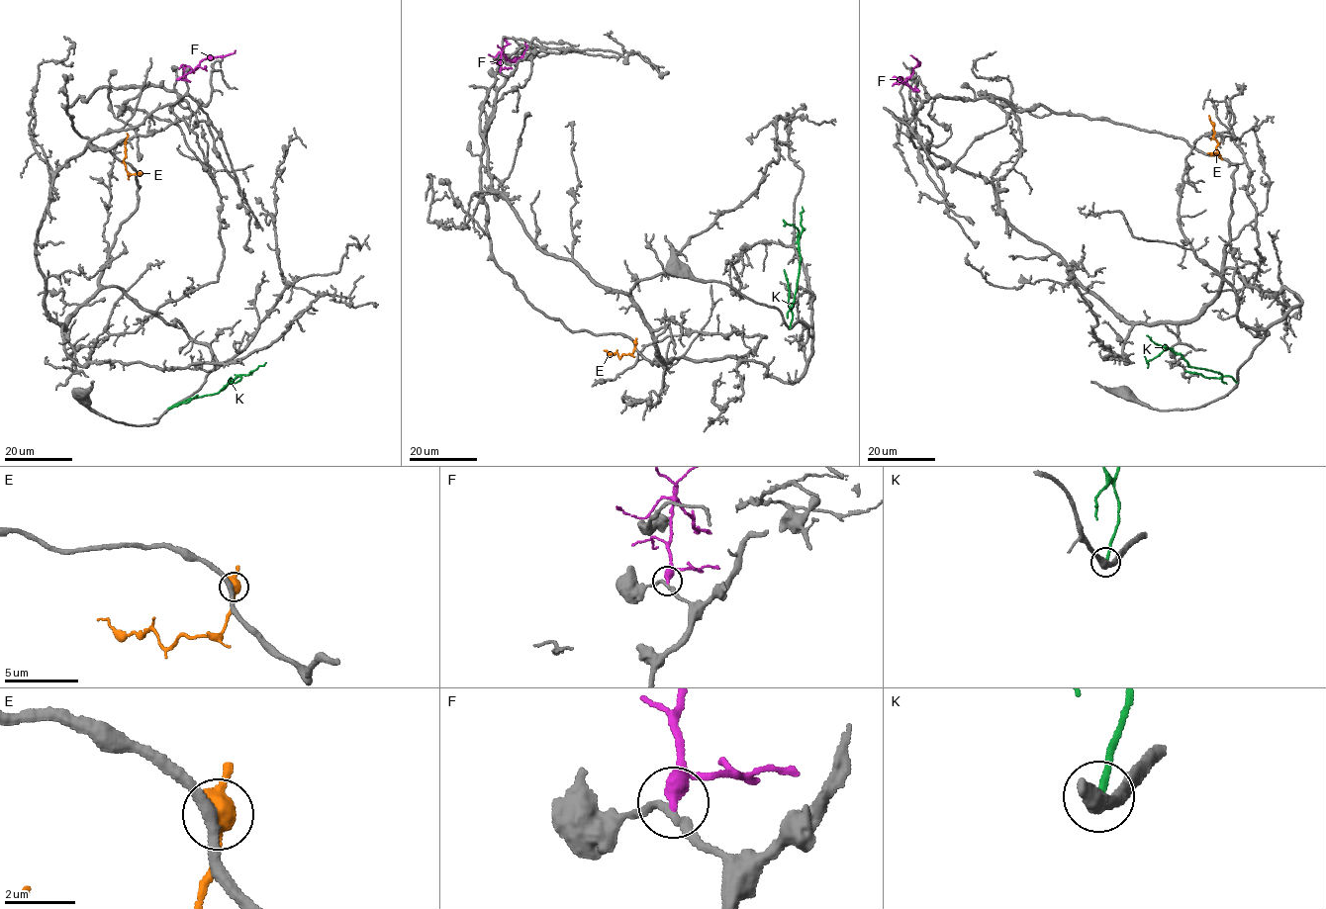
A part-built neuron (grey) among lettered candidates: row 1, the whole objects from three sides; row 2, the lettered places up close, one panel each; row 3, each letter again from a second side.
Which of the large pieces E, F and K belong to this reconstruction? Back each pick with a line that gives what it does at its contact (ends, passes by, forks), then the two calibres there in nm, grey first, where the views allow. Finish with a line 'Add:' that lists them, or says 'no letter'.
K: it ends there; 280 nm thick on the grey side, 200 nm on the other
Add: K

